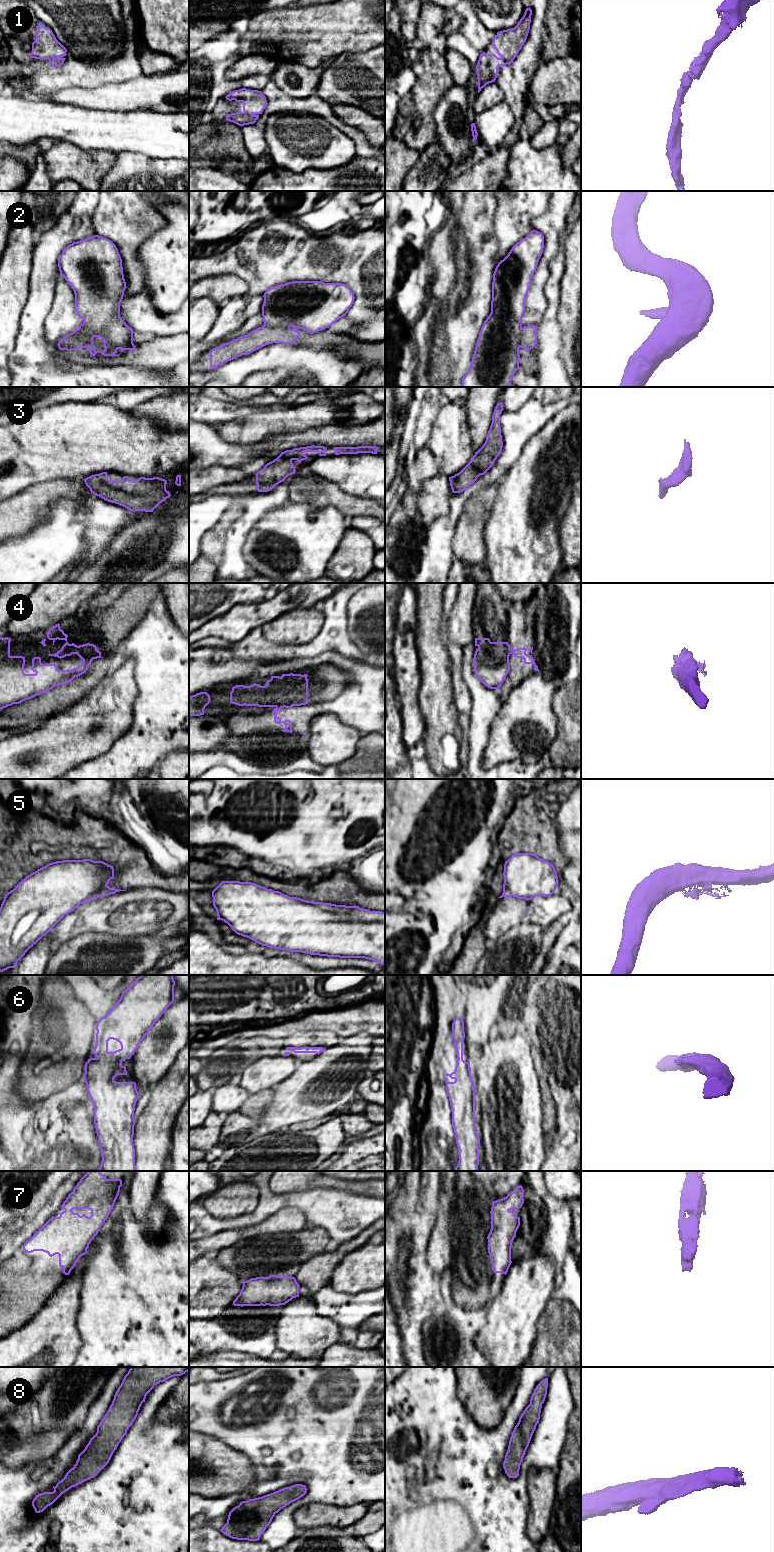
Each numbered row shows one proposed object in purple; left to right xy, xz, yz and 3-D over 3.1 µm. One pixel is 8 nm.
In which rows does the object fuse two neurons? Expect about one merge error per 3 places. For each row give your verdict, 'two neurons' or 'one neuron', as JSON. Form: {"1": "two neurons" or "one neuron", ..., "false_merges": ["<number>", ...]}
{"1": "one neuron", "2": "two neurons", "3": "one neuron", "4": "two neurons", "5": "two neurons", "6": "one neuron", "7": "one neuron", "8": "one neuron", "false_merges": ["2", "4", "5"]}

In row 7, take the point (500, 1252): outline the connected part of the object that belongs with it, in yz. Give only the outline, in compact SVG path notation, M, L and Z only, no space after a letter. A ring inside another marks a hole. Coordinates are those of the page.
M519 1185L506 1197L492 1201L491 1230L487 1236L487 1249L494 1273L506 1275L512 1263L512 1242L520 1226L520 1217L517 1217L512 1210L522 1207L523 1194L524 1189L522 1185Z

